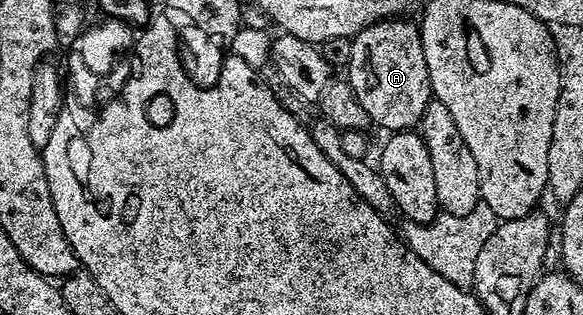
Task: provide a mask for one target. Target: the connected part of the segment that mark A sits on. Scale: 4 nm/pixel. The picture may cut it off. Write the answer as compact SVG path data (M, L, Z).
M408 17L383 19L362 29L362 33L353 35L351 40L346 78L358 97L358 105L366 109L373 124L385 127L385 132L415 128L426 113L426 105L434 99L419 26Z

